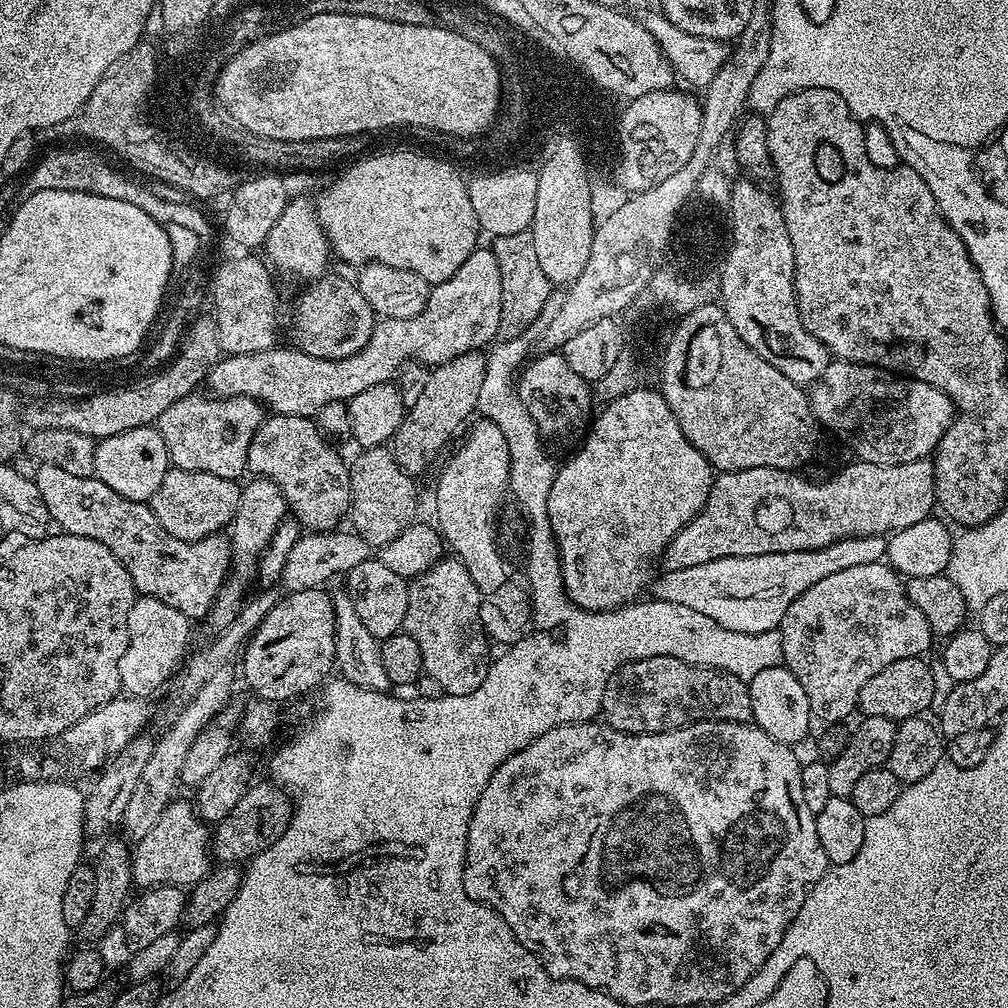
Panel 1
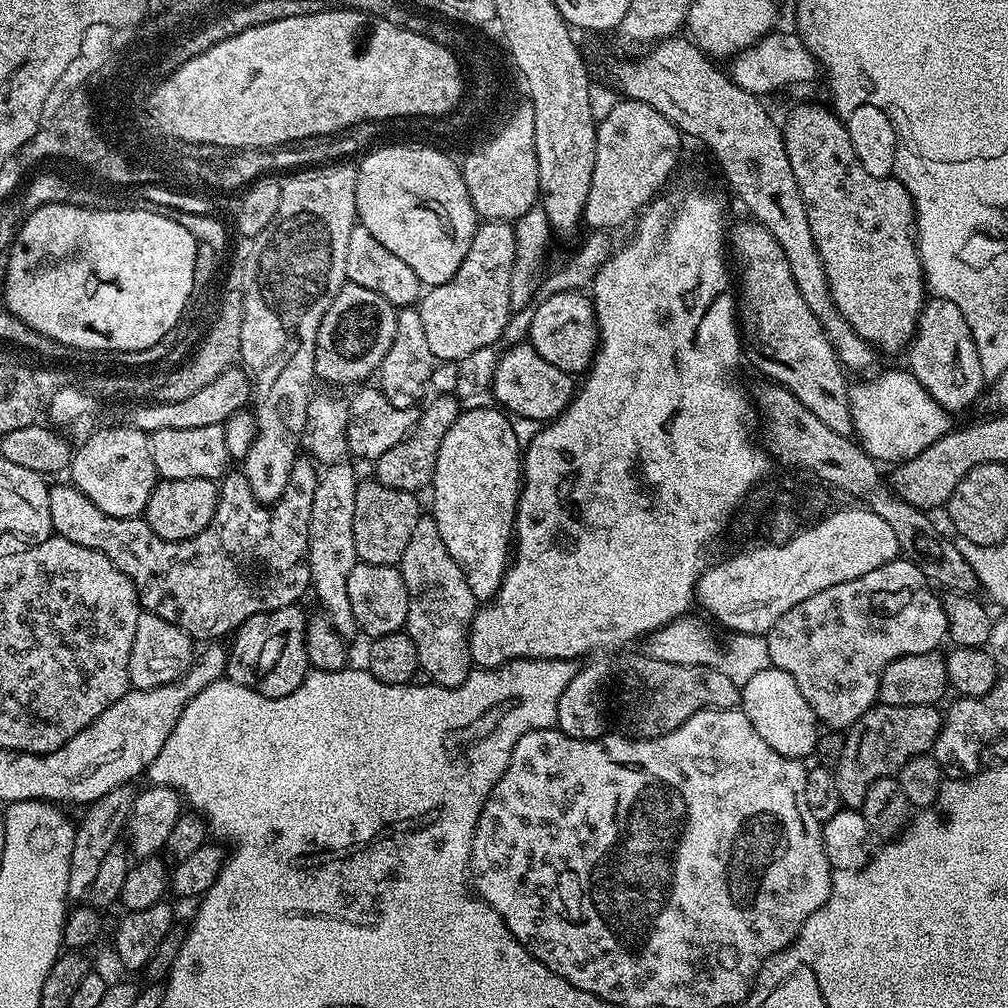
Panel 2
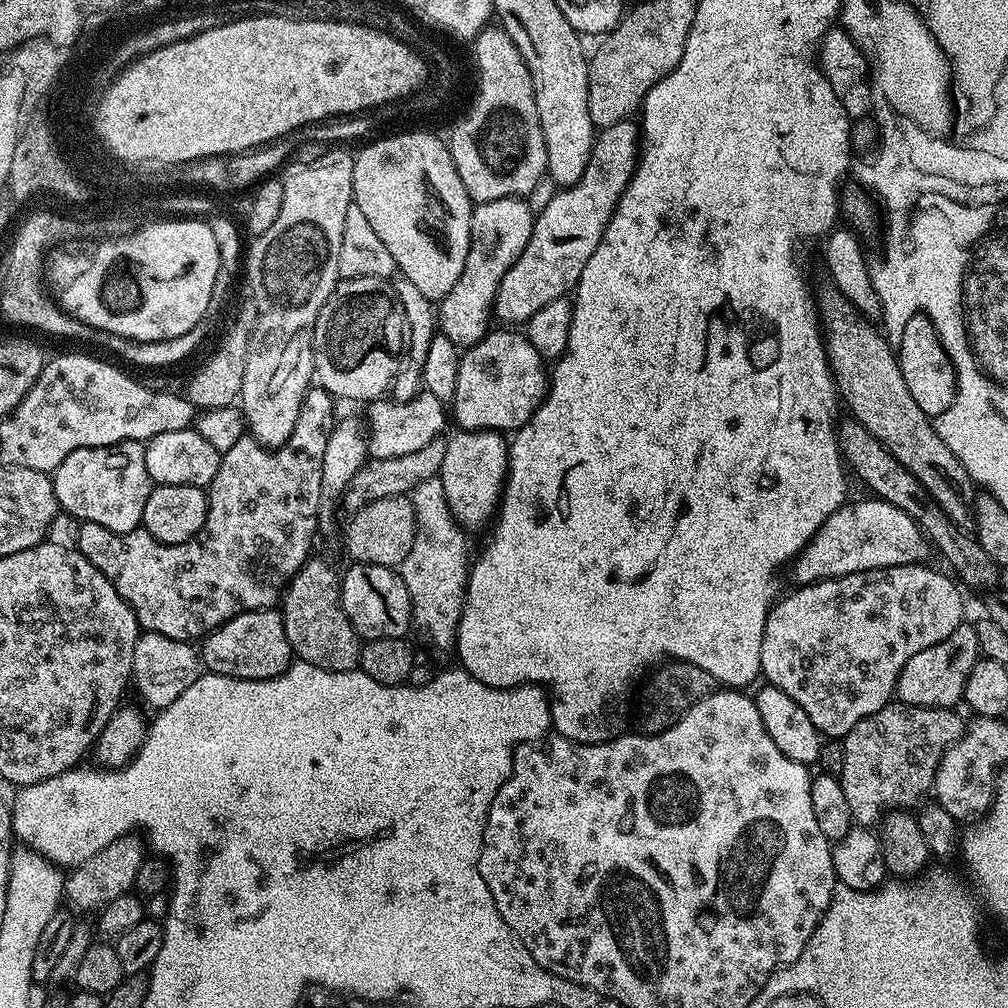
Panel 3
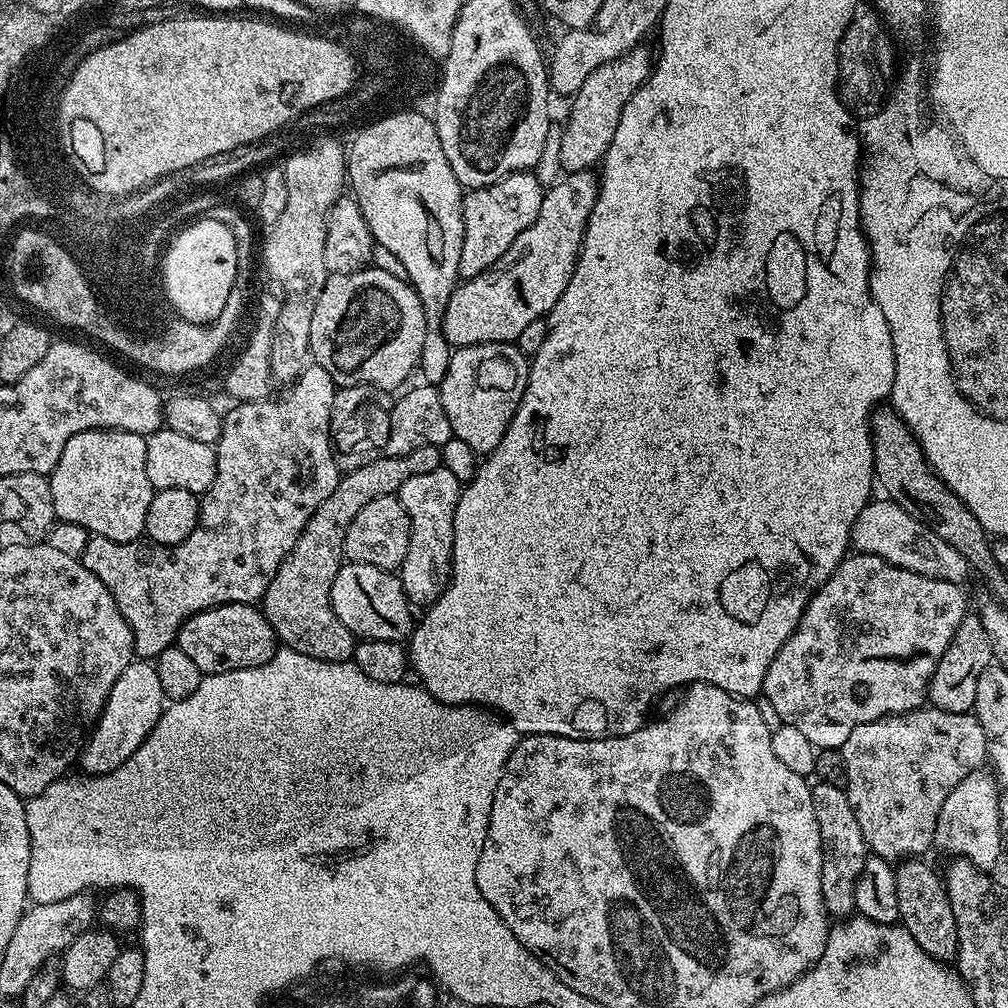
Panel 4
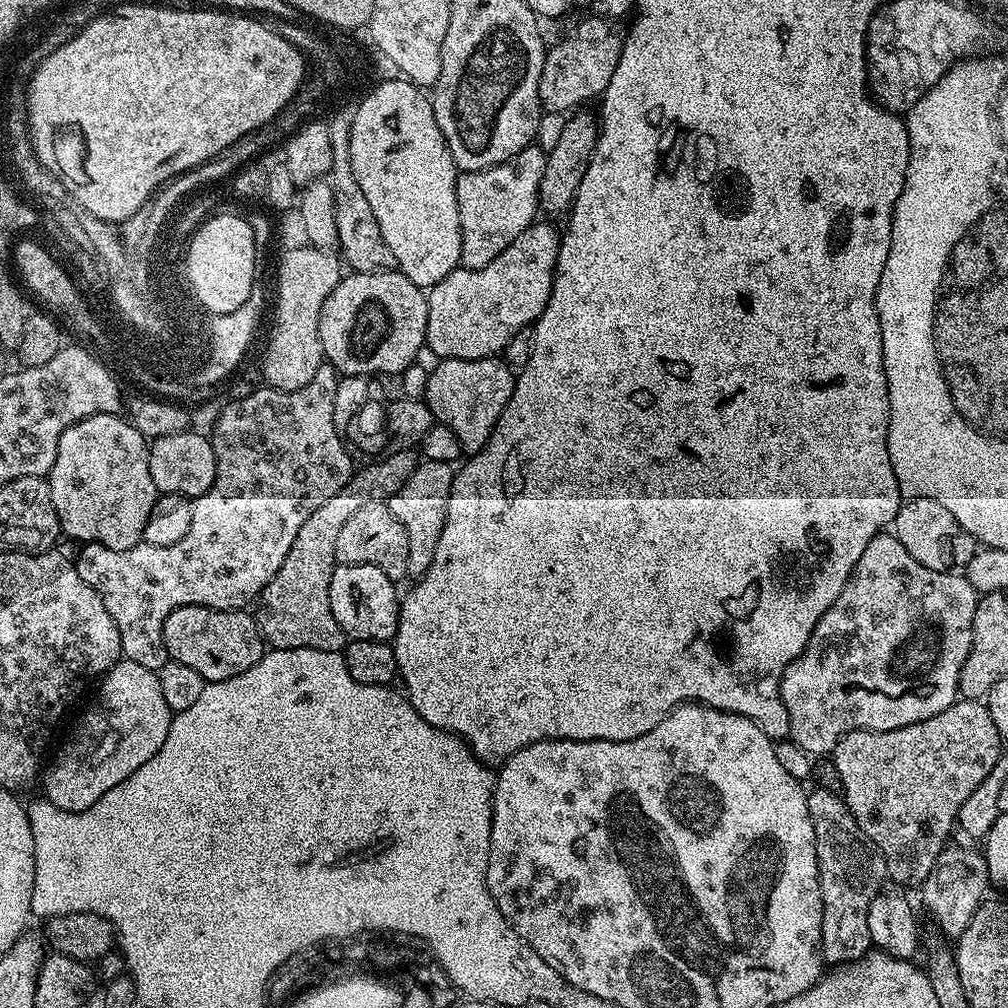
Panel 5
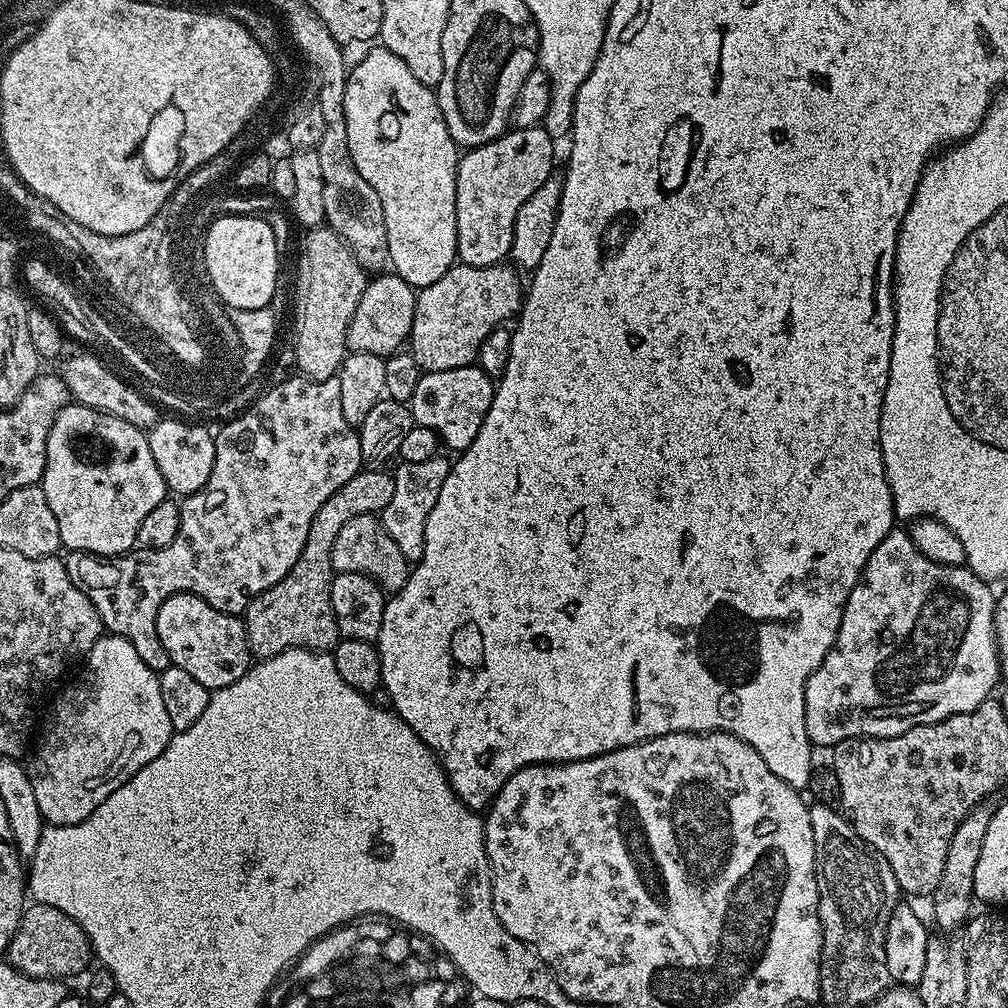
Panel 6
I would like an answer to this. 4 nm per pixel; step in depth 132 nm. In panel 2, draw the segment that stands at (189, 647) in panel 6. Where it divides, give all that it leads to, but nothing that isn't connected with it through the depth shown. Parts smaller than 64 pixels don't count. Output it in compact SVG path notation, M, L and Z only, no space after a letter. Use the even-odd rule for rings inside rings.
M299 603L282 606L254 618L246 618L242 626L236 629L227 645L227 679L238 686L246 686L266 698L282 698L298 686L302 686L305 676L310 671L306 648L306 626L309 617L304 616Z

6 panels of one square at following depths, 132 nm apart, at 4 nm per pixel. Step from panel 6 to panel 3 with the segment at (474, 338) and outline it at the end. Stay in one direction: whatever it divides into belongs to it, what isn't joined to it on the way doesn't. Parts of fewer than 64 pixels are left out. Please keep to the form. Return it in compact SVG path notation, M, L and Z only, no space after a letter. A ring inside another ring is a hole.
M631 119L614 122L614 126L606 126L595 133L590 150L590 162L586 162L586 170L578 182L561 187L547 203L546 208L535 213L532 222L530 242L526 242L526 250L518 254L518 262L506 270L506 278L498 286L494 316L497 321L505 320L505 325L516 326L516 323L527 322L542 306L549 302L565 299L575 289L582 278L582 270L586 270L586 262L590 262L590 254L598 250L598 242L602 242L602 234L610 222L616 209L616 203L626 190L636 161L640 159L642 137L640 129Z

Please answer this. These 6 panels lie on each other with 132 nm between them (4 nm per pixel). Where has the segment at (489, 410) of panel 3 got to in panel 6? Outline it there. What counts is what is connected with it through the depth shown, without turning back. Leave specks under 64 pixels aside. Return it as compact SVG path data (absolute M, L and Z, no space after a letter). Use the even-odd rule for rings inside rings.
M478 366L425 372L412 388L412 419L417 425L429 427L437 433L439 443L453 448L459 454L469 448L482 430L482 422L492 405L493 377L487 376Z

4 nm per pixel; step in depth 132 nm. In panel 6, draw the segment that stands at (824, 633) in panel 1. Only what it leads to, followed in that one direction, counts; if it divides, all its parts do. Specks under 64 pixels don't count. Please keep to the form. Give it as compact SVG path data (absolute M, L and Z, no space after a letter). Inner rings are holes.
M893 530L878 542L874 554L866 562L846 606L842 610L842 626L838 626L838 638L826 654L822 666L810 674L806 682L806 734L813 745L828 744L834 746L843 740L852 740L856 736L897 736L919 724L929 724L974 710L983 700L989 699L996 688L996 680L1001 679L1000 655L996 653L996 631L994 630L994 610L996 596L991 592L989 581L973 574L967 566L942 565L922 554L912 541L909 533Z

